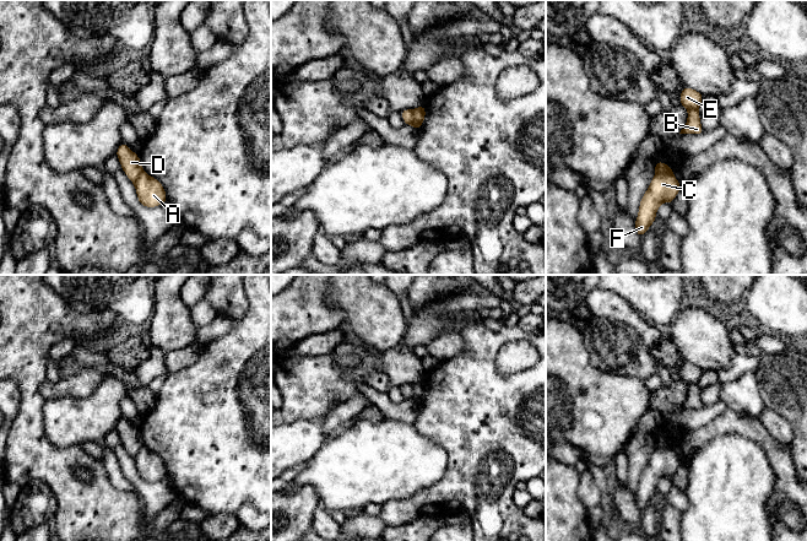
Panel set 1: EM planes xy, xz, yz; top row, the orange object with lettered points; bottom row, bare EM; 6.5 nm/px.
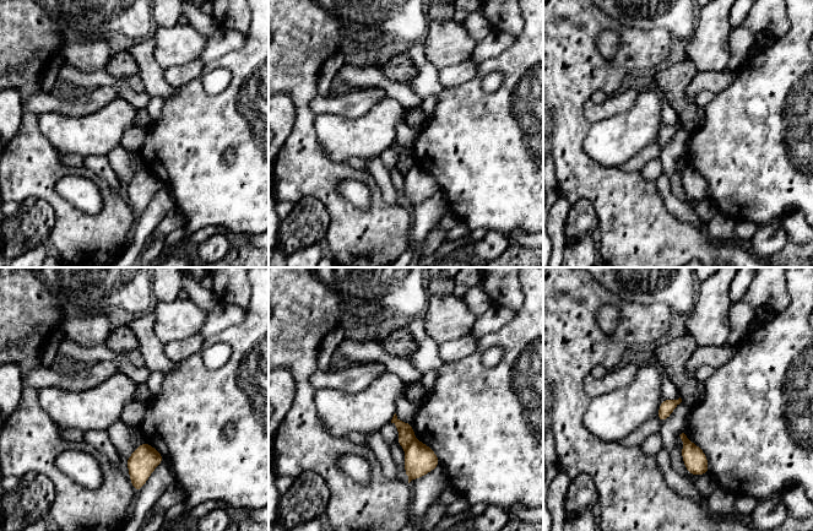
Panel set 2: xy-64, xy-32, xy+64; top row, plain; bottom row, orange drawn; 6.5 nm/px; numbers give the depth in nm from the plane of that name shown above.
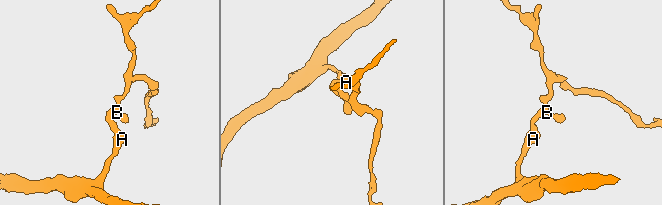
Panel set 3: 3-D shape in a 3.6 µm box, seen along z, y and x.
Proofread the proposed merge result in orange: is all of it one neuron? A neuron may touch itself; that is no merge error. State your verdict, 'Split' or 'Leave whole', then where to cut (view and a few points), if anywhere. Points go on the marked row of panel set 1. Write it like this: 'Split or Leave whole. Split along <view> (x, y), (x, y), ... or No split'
Split. Split along yz (672, 172), (656, 174)

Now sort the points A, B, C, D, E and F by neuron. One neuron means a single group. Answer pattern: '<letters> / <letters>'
A C F / B D E

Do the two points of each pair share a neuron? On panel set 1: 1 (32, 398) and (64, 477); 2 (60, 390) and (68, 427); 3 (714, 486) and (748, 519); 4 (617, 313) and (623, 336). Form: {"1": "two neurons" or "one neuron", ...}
{"1": "one neuron", "2": "two neurons", "3": "one neuron", "4": "two neurons"}

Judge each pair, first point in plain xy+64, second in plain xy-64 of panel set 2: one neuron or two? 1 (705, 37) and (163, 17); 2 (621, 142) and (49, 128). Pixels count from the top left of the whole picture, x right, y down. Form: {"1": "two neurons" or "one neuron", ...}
{"1": "two neurons", "2": "one neuron"}

